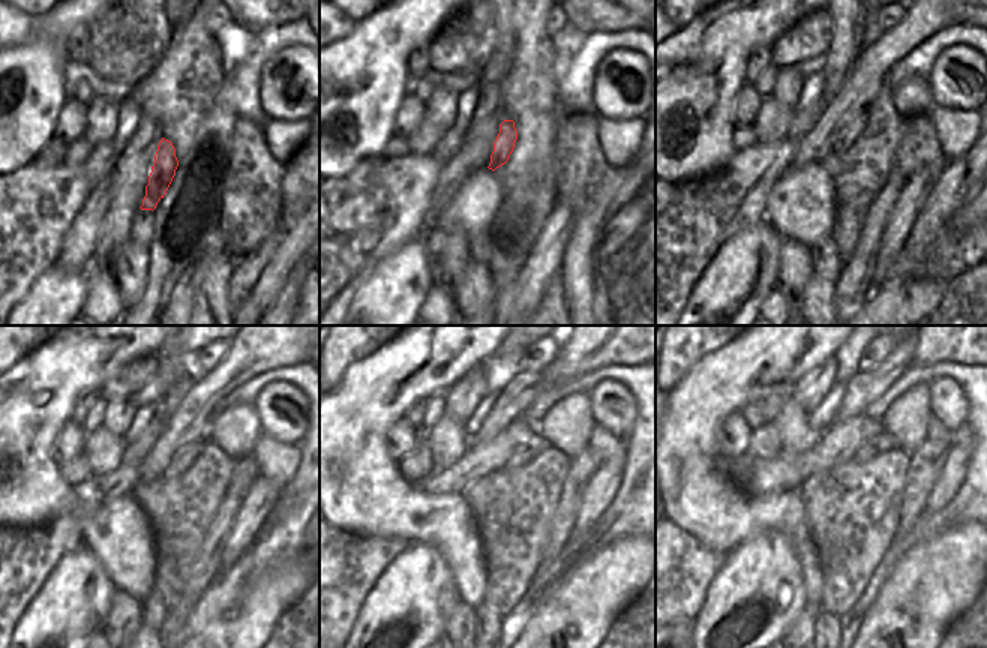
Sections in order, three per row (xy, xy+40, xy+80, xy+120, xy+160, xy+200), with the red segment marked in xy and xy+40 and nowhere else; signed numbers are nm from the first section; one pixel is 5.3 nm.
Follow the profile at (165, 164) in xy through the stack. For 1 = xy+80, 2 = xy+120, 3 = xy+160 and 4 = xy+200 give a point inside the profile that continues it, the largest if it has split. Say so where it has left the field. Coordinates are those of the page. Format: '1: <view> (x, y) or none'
1: xy+80 (852, 125)
2: xy+120 (185, 456)
3: xy+160 (524, 453)
4: xy+200 (876, 444)

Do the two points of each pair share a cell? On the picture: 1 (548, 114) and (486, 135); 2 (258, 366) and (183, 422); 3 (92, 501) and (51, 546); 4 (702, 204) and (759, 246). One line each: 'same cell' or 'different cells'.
1: different cells
2: same cell
3: different cells
4: different cells

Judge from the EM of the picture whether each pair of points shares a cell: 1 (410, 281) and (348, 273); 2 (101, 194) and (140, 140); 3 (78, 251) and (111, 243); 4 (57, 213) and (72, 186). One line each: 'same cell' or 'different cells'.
1: different cells
2: same cell
3: different cells
4: same cell

